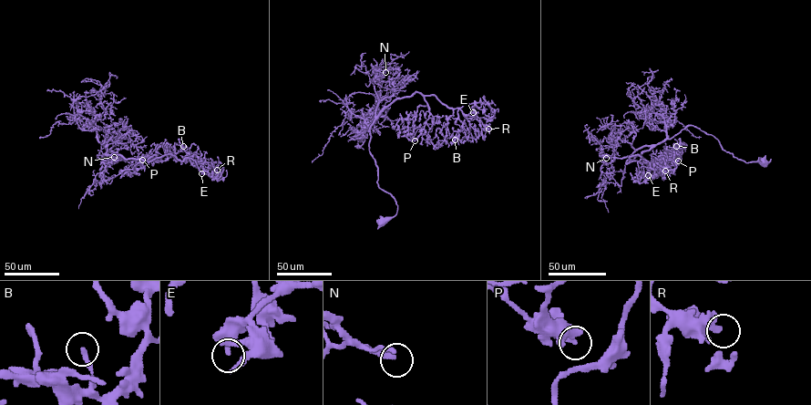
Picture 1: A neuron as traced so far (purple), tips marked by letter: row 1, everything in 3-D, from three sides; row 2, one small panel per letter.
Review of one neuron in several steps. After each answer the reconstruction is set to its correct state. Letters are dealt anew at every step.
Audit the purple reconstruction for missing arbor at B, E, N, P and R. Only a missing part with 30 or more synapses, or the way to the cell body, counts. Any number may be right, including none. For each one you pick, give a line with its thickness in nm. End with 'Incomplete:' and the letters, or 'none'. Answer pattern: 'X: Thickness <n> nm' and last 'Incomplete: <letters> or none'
N: Thickness 280 nm
Incomplete: N

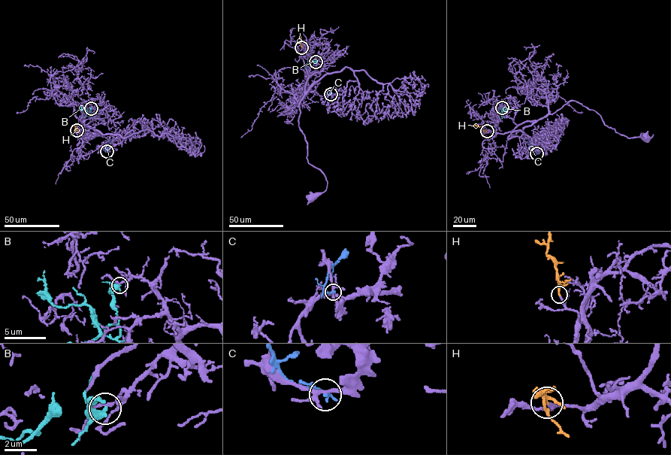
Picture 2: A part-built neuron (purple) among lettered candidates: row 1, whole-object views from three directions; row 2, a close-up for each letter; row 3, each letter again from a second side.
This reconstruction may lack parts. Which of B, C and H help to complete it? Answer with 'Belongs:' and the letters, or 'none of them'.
Belongs: H

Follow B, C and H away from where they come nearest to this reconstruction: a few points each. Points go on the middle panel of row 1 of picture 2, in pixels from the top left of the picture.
B: (315, 62), (306, 63), (305, 68)
C: (330, 94), (335, 85)
H: (300, 47), (300, 35)

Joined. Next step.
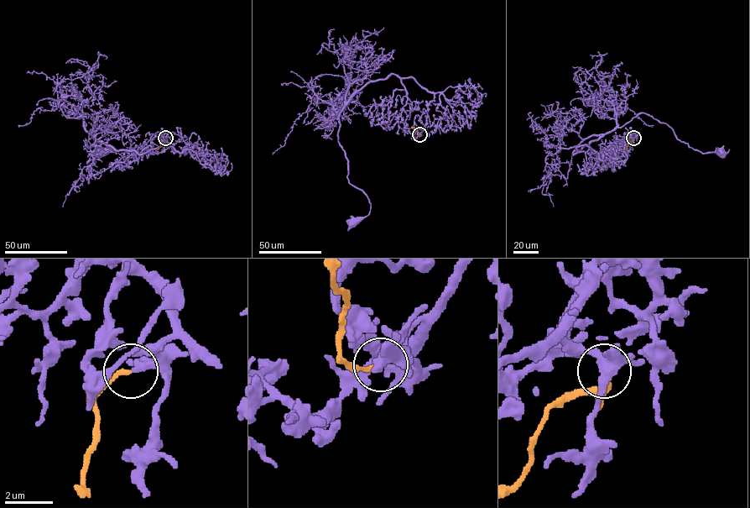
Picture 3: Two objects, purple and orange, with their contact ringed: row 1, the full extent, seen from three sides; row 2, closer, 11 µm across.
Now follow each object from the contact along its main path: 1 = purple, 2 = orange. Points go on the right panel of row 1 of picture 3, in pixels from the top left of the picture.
1: (633, 138), (635, 133), (615, 150), (573, 153), (642, 112), (666, 123), (678, 138), (694, 149), (721, 153)
2: (633, 138), (626, 149)

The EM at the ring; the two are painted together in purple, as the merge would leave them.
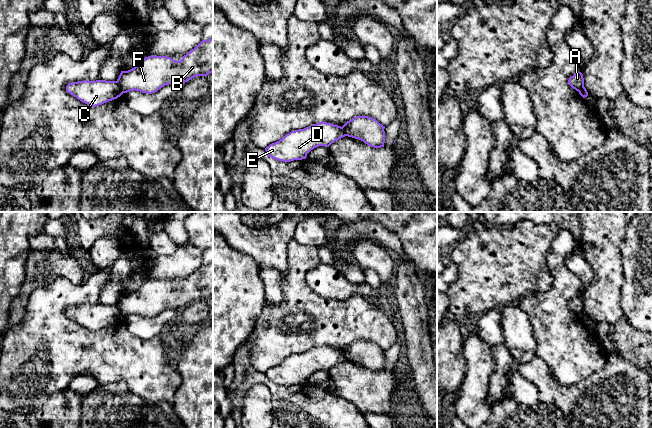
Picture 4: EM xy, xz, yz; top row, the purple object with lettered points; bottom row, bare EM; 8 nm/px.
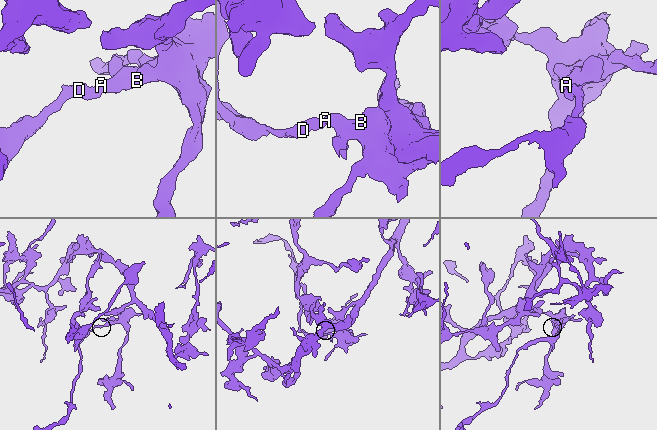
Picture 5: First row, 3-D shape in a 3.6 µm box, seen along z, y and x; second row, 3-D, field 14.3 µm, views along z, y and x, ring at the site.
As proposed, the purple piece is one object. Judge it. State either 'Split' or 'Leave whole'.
Split

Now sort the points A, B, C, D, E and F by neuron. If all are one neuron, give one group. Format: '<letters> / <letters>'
A B F / C D E

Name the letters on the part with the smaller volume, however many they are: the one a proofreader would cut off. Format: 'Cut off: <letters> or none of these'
Cut off: C, D, E

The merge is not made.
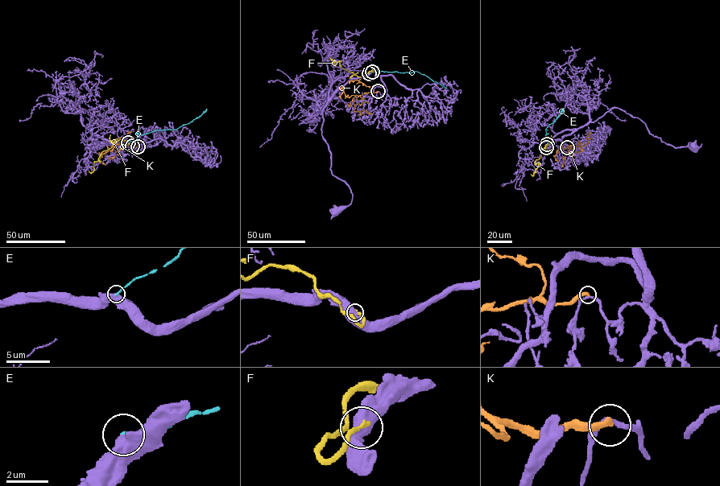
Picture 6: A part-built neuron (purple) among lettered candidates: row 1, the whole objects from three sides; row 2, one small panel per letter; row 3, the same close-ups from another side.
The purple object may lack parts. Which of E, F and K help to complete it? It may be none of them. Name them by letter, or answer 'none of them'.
none of them

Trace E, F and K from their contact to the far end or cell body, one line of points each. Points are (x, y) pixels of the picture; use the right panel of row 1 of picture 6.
E: (547, 144), (544, 137), (545, 129), (563, 108)
F: (546, 146), (535, 160), (538, 164), (534, 174), (531, 174)
K: (566, 147), (585, 145), (590, 132)

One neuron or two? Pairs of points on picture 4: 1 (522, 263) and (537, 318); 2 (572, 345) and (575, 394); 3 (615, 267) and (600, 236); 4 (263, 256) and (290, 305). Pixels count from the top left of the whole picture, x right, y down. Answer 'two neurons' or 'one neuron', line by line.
1: two neurons
2: two neurons
3: one neuron
4: two neurons

